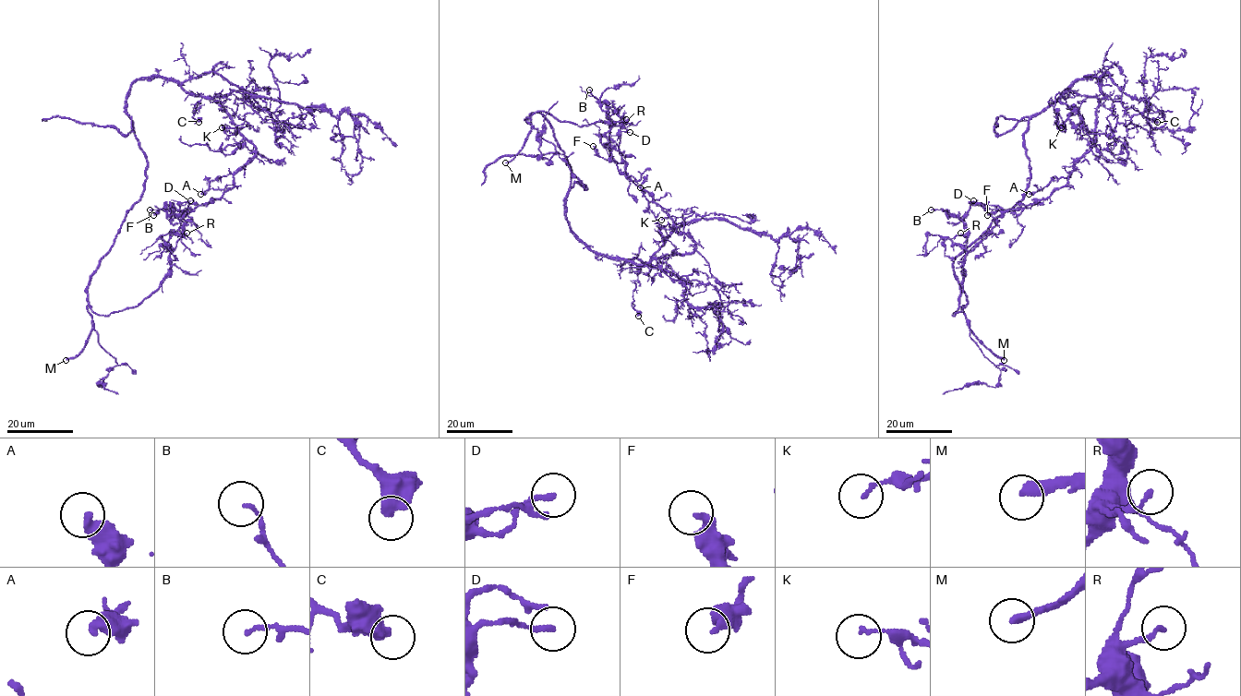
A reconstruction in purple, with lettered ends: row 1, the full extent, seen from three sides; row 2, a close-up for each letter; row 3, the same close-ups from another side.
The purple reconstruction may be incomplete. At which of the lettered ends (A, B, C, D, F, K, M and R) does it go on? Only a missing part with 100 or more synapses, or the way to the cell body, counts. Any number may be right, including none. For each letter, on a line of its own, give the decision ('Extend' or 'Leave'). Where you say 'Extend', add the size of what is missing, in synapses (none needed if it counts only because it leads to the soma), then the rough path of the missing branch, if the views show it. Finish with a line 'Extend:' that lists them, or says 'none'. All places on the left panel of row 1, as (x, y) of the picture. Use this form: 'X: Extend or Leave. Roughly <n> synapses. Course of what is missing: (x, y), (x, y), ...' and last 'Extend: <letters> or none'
A: Leave
B: Leave
C: Leave
D: Leave
F: Leave
K: Leave
M: Extend. Roughly 550 synapses
R: Leave
Extend: M

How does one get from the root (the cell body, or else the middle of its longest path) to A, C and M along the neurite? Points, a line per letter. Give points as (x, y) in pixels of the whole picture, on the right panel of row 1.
A: (1024, 139), (1028, 123), (1074, 82), (1099, 81), (1105, 96), (1095, 141), (1069, 176), (1029, 194)
C: (1024, 139), (1032, 117), (1078, 80), (1091, 77), (1114, 102), (1157, 122)
M: (1024, 139), (1030, 173), (1025, 196), (953, 263), (959, 305), (964, 306), (969, 330), (1004, 360)

